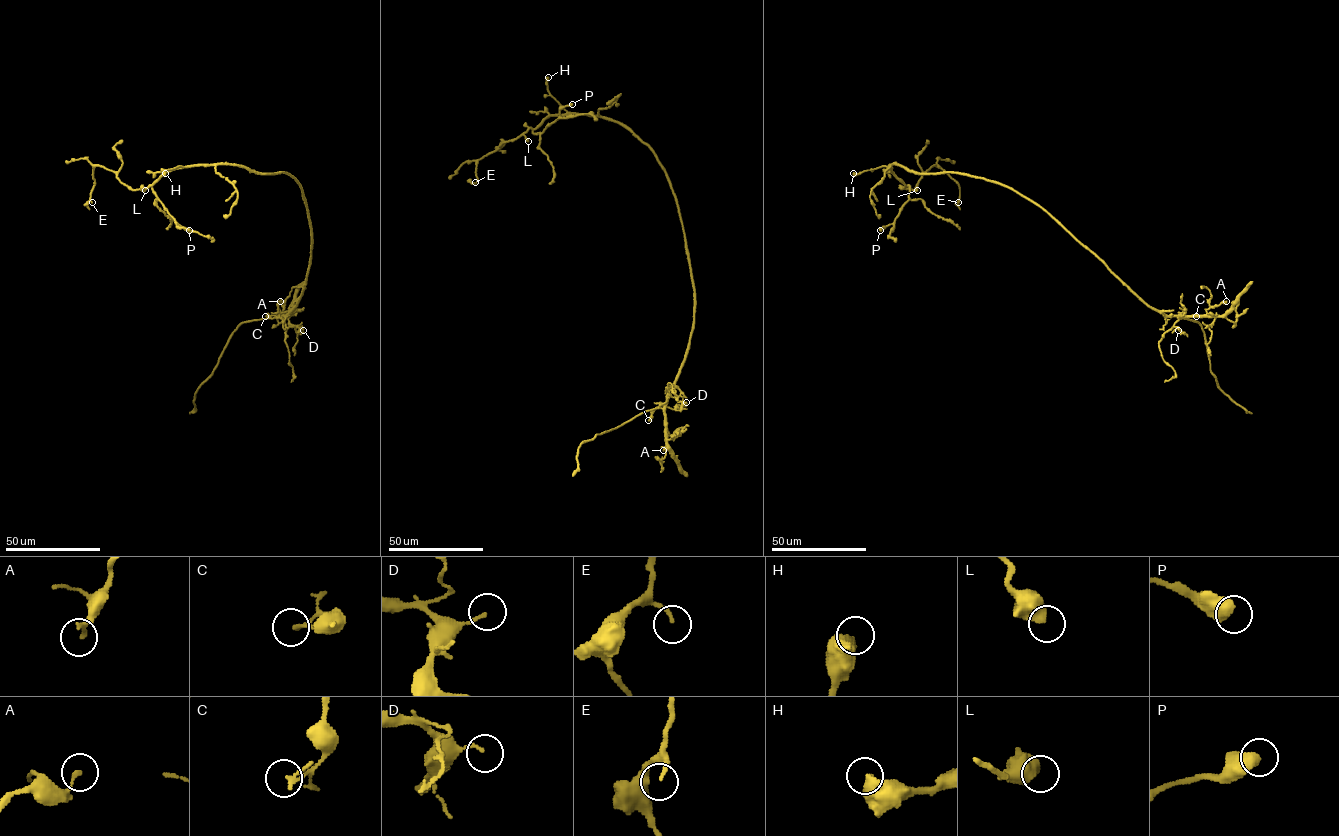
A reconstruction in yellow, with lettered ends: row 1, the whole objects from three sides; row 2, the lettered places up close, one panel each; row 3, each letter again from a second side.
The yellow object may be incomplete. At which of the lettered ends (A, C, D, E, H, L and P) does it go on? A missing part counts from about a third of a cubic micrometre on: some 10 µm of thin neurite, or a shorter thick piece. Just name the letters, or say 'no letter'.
no letter

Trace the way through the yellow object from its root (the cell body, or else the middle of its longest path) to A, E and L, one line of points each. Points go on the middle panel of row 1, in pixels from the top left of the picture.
A: (686, 244), (694, 290), (694, 322), (685, 359), (668, 393), (663, 450)
E: (686, 244), (675, 194), (655, 154), (606, 118), (549, 115), (479, 159), (475, 182)
L: (686, 244), (676, 199), (664, 168), (653, 151), (620, 124), (586, 115), (549, 115), (523, 134), (528, 141)

